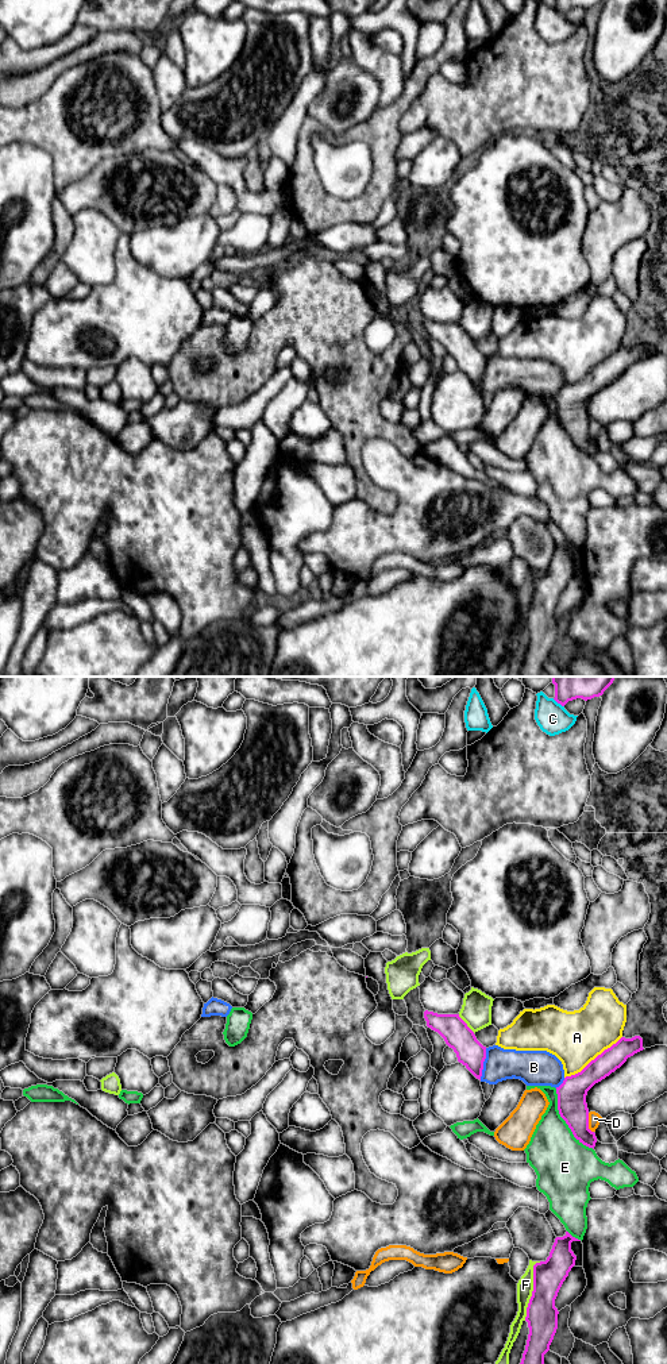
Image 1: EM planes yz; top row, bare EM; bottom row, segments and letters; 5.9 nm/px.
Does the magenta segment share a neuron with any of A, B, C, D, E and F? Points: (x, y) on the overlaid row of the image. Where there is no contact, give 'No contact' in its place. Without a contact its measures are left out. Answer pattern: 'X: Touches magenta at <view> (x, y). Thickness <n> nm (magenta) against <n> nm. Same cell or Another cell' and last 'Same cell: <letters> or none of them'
A: Touches magenta at yz (594, 1059). Thickness 180 nm (magenta) against 320 nm. Another cell
B: Touches magenta at yz (482, 1064). Thickness 170 nm (magenta) against 190 nm. Another cell
C: Touches magenta at yz (558, 702). Thickness 260 nm (magenta) against 190 nm. Another cell
D: Touches magenta at yz (588, 1122). Thickness 180 nm (magenta) against 80 nm. Another cell
E: Touches magenta at yz (566, 1122). Thickness 180 nm (magenta) against 340 nm. Another cell
F: Touches magenta at yz (534, 1290). Thickness 190 nm (magenta) against 100 nm. Another cell
Same cell: none of them

